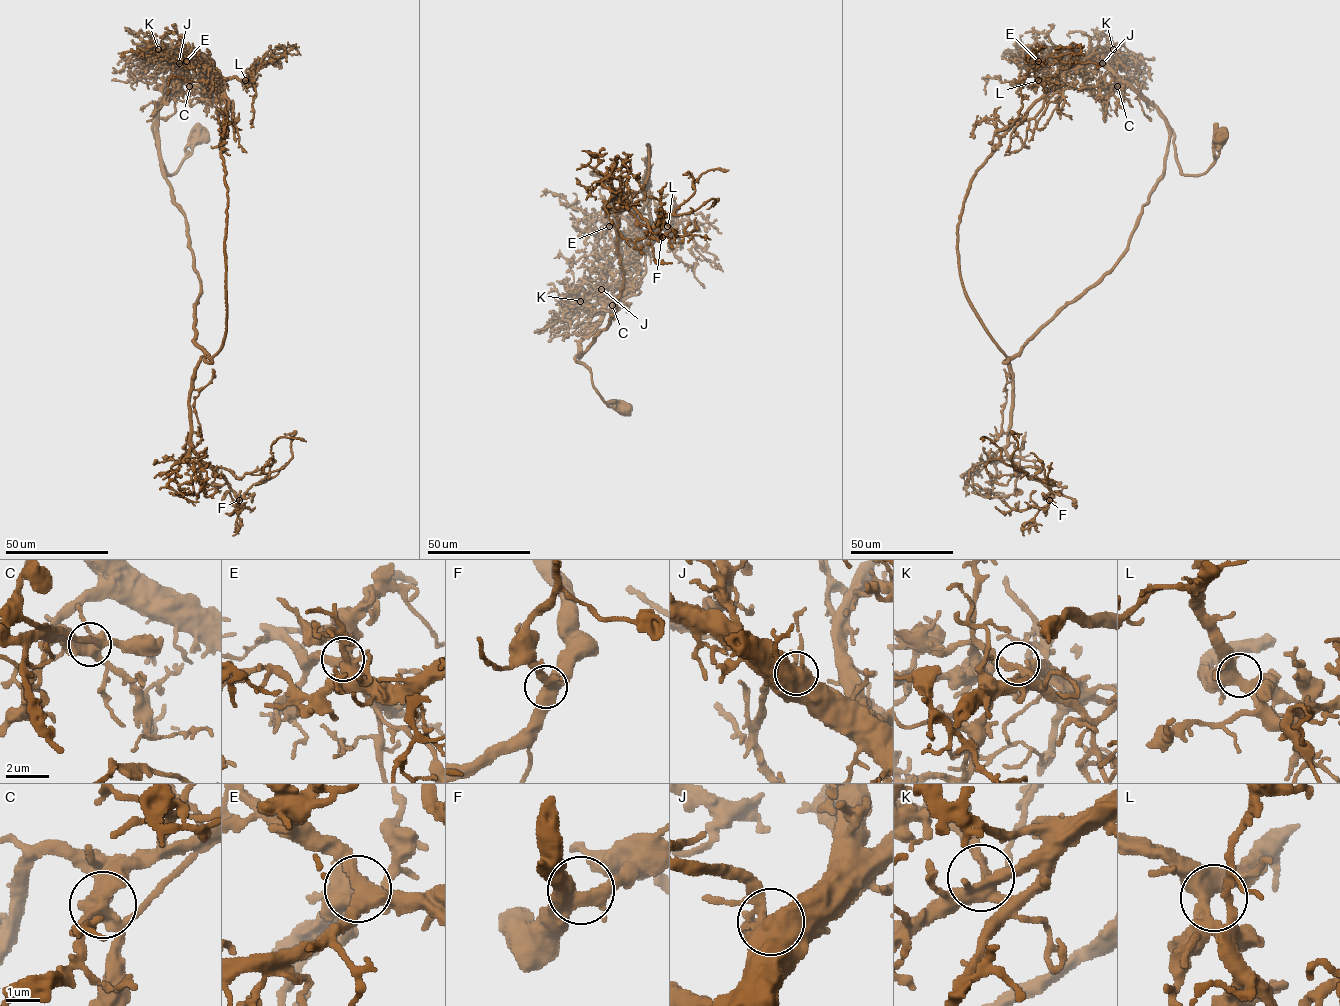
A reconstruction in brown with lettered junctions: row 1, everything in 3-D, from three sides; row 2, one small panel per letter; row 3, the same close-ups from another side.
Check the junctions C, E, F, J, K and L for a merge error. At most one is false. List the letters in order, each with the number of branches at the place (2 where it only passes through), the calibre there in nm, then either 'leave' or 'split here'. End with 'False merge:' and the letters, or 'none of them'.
C: 5 | 500 nm | leave
E: 5 | 440 nm | leave
F: 4 | 480 nm | leave
J: 4 | 460 nm | leave
K: 5 | 380 nm | leave
L: 3 | 480 nm | leave
False merge: none of them

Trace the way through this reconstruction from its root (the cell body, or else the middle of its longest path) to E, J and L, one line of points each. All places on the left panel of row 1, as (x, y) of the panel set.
E: (203, 135), (168, 174), (152, 126), (155, 110), (179, 85), (183, 59), (196, 62), (186, 61)
J: (203, 135), (197, 135), (192, 153), (180, 168), (168, 174), (152, 126), (155, 110), (179, 85), (179, 63)
L: (203, 135), (168, 174), (152, 126), (155, 110), (179, 85), (179, 66), (197, 60), (214, 76), (245, 80)

